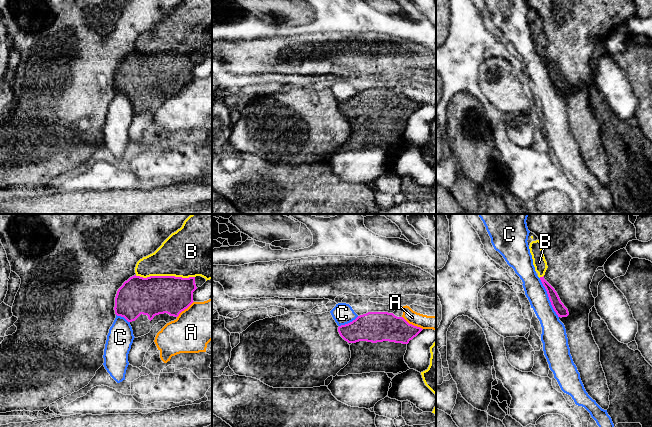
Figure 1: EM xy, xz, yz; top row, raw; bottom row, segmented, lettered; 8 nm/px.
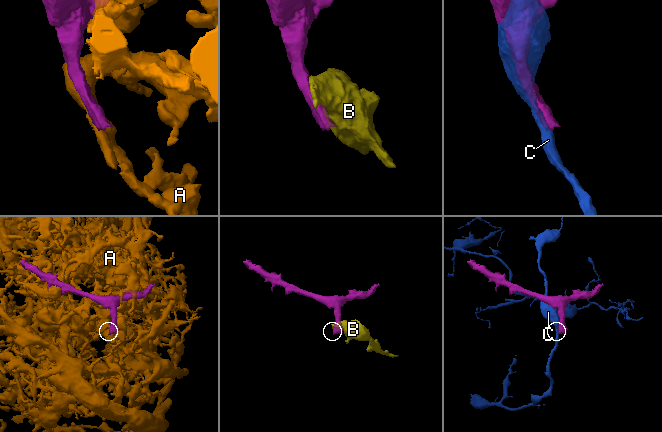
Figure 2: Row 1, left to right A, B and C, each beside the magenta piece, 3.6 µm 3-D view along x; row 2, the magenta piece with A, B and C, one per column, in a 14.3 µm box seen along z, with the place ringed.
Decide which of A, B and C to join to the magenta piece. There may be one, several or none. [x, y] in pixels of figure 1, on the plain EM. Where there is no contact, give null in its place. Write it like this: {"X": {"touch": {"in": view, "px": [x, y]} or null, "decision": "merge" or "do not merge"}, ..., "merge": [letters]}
{"A": {"touch": {"in": "xz", "px": [411, 100]}, "decision": "do not merge"}, "B": {"touch": {"in": "xy", "px": [165, 52]}, "decision": "do not merge"}, "C": {"touch": {"in": "yz", "px": [549, 74]}, "decision": "do not merge"}, "merge": []}

